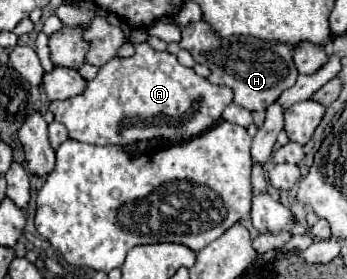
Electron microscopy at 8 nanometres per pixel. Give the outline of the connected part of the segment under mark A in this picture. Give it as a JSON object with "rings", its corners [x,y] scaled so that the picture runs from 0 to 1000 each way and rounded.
{"rings":[[[403,154],[386,176],[392,190],[380,204],[369,211],[329,204],[305,233],[294,233],[277,283],[254,290],[254,312],[236,341],[190,362],[144,369],[144,398],[156,405],[156,427],[190,448],[202,498],[265,513],[265,520],[369,520],[438,491],[524,505],[605,462],[634,427],[646,384],[669,369],[674,355],[669,319],[617,305],[599,283],[565,269],[559,247],[519,233],[507,197],[484,183],[450,183],[427,154]]]}

